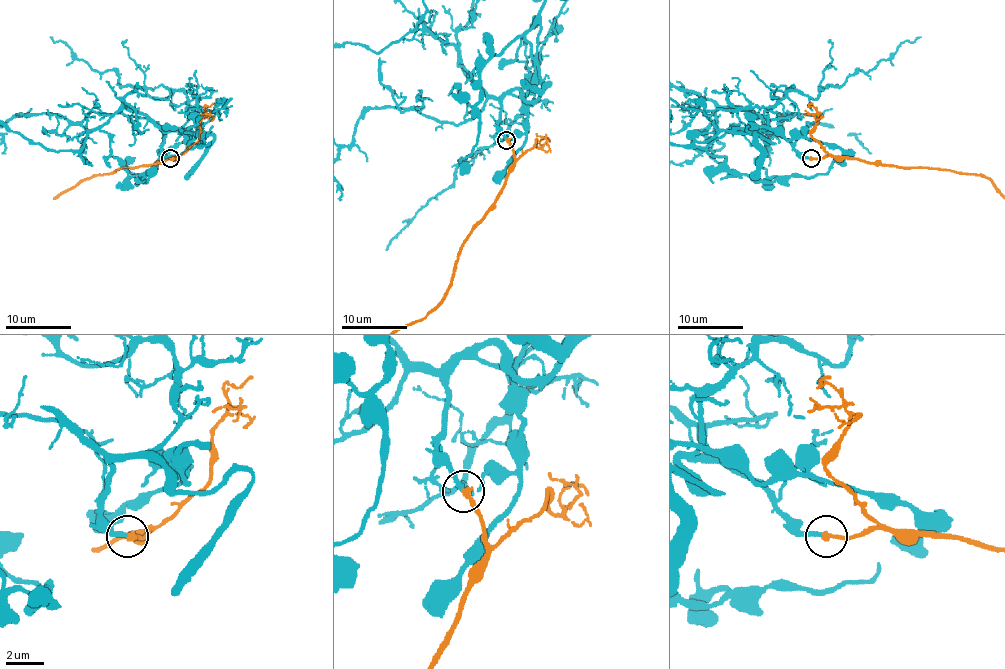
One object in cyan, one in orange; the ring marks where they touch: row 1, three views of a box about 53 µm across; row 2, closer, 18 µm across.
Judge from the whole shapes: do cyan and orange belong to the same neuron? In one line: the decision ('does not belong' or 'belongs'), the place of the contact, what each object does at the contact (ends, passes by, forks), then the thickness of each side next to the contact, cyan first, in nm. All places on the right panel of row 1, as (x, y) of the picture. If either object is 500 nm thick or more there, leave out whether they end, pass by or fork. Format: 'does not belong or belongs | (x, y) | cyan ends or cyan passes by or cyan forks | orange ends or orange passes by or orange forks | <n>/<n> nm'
belongs | (811, 158) | cyan ends | orange ends | 240/300 nm

